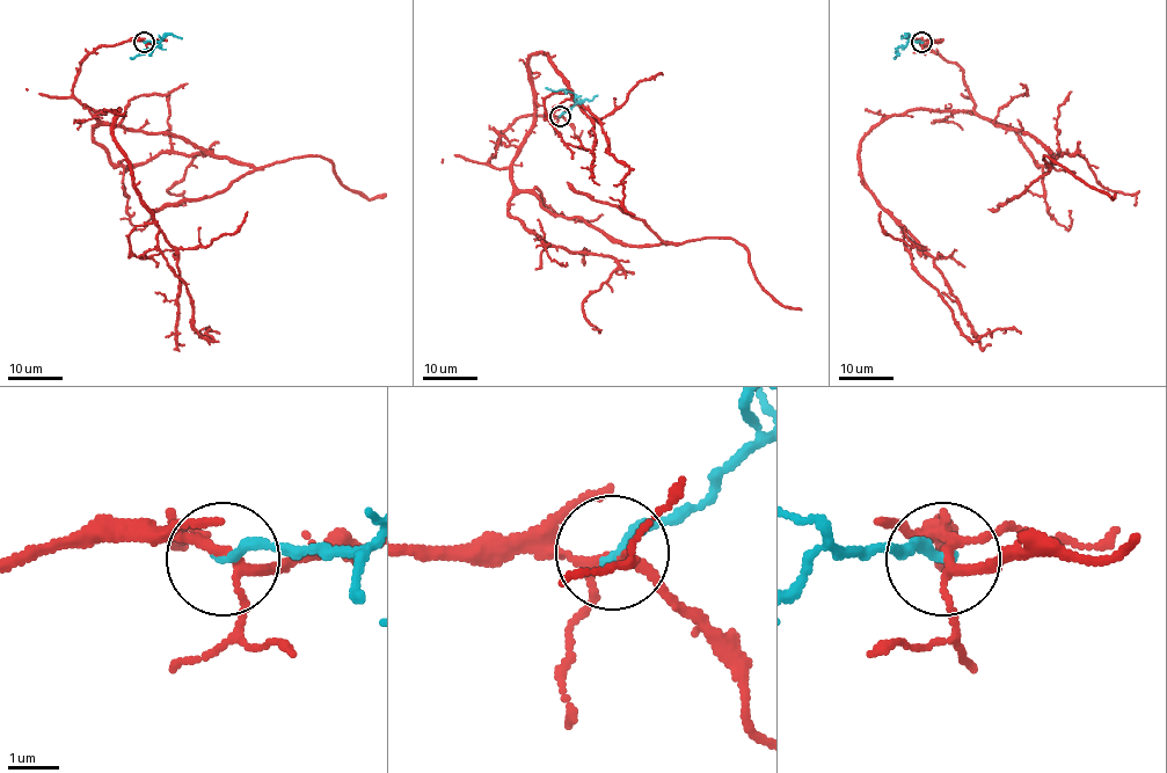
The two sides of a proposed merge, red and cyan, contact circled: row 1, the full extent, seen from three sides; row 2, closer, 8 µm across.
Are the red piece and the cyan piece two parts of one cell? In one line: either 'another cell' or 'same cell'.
another cell

